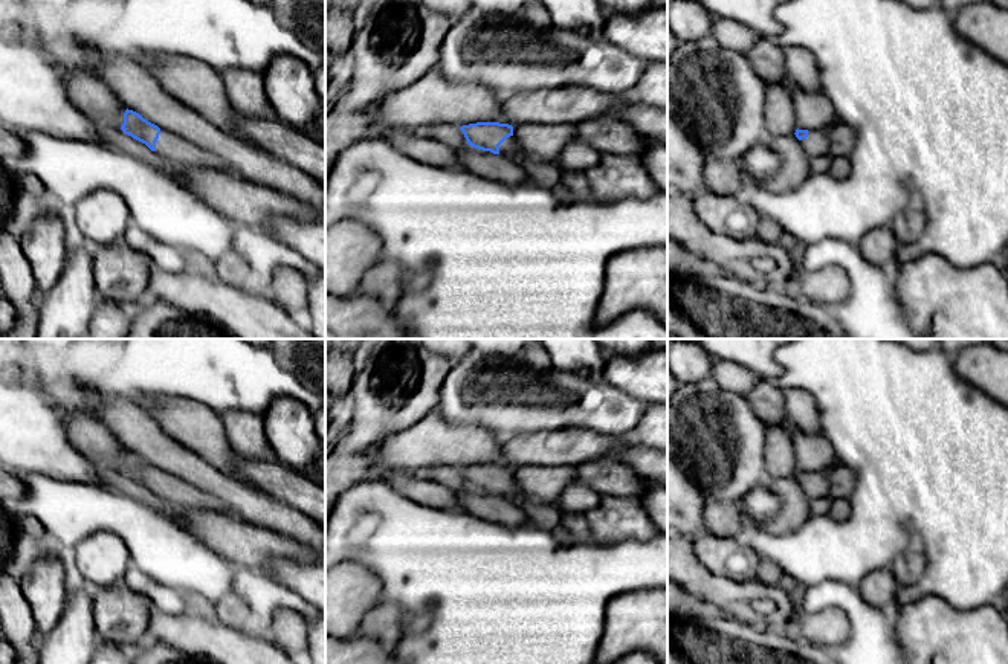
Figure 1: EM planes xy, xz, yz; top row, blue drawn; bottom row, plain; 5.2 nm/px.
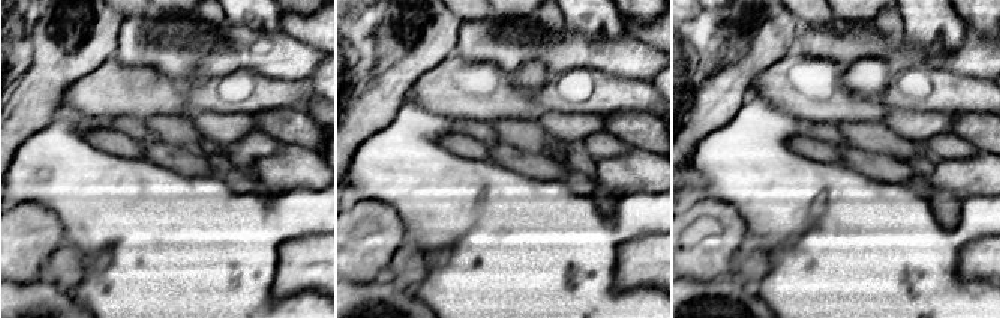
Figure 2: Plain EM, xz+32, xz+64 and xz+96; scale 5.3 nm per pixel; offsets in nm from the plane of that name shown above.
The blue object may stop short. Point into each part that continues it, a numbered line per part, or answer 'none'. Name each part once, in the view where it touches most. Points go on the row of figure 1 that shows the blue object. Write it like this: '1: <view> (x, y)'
1: xy (168, 145)

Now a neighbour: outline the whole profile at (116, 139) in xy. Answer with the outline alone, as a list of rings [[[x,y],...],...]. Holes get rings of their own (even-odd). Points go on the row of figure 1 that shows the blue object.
[[[107,127],[107,128],[99,128],[99,131],[107,147],[124,153],[127,157],[139,159],[174,177],[179,177],[183,174],[183,171],[180,169],[180,165],[159,156],[156,151],[151,151],[145,143],[125,134],[122,130]]]

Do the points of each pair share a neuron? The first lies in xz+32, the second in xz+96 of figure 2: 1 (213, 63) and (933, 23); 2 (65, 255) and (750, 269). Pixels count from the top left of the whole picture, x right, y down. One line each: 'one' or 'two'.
1: two
2: one

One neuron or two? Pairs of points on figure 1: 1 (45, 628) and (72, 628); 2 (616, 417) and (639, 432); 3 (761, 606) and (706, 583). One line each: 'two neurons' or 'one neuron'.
1: two neurons
2: two neurons
3: one neuron

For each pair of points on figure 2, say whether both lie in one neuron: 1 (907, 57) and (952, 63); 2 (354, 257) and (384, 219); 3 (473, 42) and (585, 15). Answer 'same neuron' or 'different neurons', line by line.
1: same neuron
2: same neuron
3: different neurons

